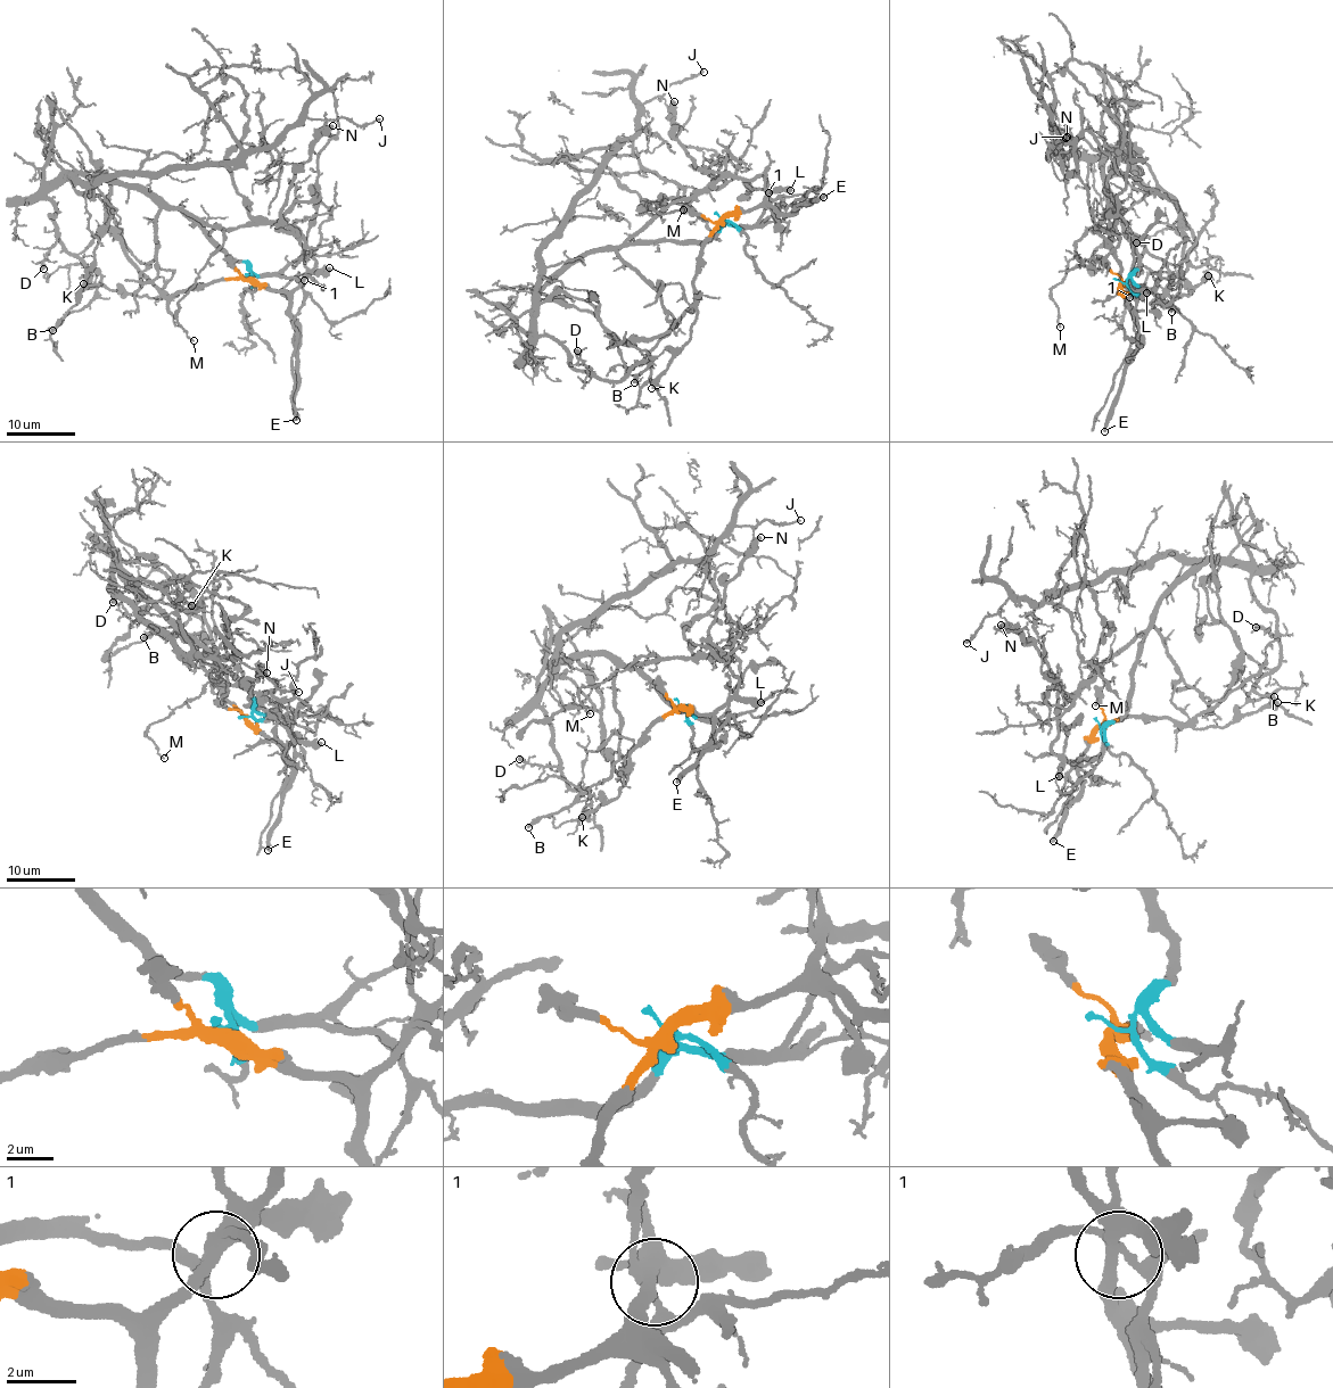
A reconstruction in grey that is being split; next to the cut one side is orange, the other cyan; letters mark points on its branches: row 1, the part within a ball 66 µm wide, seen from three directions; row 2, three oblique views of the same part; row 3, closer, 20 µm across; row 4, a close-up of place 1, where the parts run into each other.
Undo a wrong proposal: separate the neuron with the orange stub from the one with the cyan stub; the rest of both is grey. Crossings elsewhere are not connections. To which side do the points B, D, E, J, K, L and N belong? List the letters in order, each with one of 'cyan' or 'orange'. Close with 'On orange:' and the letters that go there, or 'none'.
B: cyan
D: cyan
E: orange
J: cyan
K: orange
L: orange
N: orange
On orange: E, K, L, N

